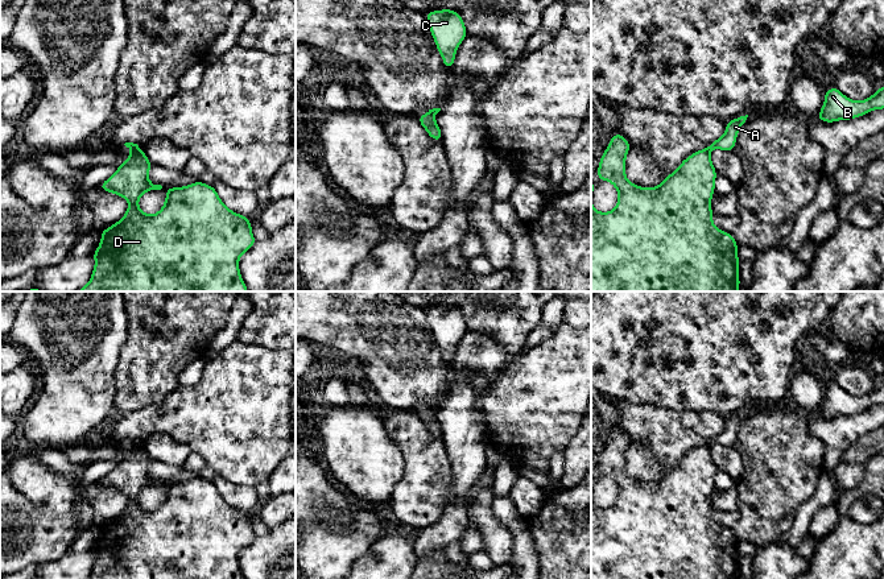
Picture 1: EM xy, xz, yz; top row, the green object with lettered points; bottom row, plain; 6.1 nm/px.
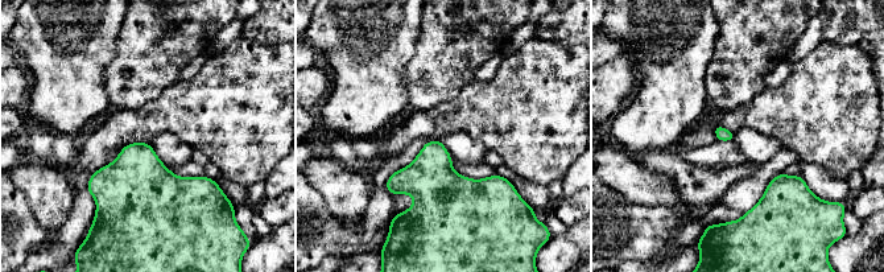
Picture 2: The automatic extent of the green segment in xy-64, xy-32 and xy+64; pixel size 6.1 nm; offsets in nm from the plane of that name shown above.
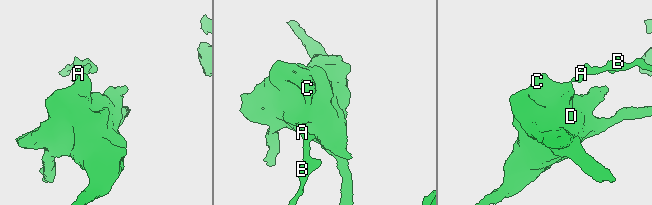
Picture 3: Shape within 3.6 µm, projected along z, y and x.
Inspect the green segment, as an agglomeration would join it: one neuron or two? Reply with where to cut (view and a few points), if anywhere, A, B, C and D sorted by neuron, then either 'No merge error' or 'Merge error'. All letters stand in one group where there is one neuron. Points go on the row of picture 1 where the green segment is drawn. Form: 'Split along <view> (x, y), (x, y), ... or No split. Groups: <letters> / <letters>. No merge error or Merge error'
Split along xy (139, 147), (132, 152). Groups: A B / C D. Merge error

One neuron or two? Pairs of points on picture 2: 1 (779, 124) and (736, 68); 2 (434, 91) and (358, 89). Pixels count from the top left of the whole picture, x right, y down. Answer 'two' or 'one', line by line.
1: two
2: two

